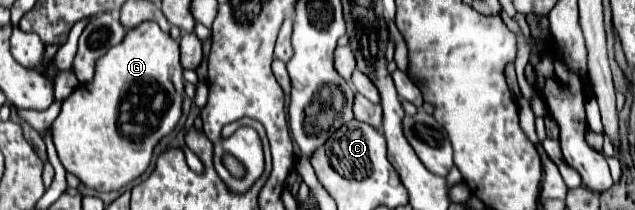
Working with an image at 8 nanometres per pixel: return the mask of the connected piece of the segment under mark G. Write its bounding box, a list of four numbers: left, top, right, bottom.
[52,21,182,191]

